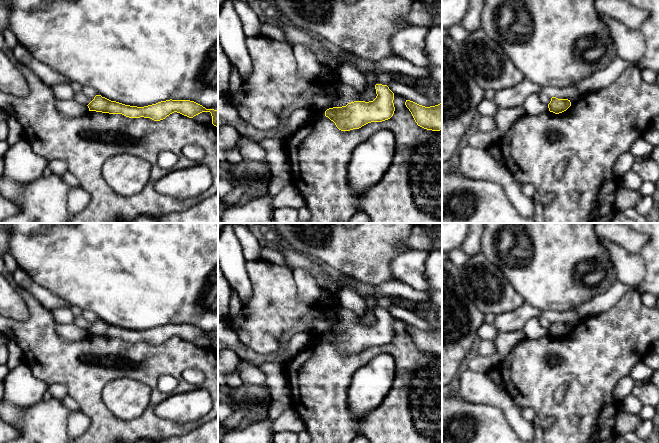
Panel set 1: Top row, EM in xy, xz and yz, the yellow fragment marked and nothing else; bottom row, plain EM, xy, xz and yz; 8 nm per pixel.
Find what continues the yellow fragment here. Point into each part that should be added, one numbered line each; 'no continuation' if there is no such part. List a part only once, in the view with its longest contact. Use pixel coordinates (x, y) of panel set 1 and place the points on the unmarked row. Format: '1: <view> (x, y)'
no continuation

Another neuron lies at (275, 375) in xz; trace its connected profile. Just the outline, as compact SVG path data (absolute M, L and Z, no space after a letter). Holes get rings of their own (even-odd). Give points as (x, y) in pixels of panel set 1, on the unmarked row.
M266 362L260 364L258 368L265 374L264 384L269 388L273 398L268 407L268 418L275 420L293 406L285 367L274 362Z

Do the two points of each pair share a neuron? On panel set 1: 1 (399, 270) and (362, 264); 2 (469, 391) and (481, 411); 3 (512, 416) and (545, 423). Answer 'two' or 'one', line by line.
1: two
2: two
3: two

